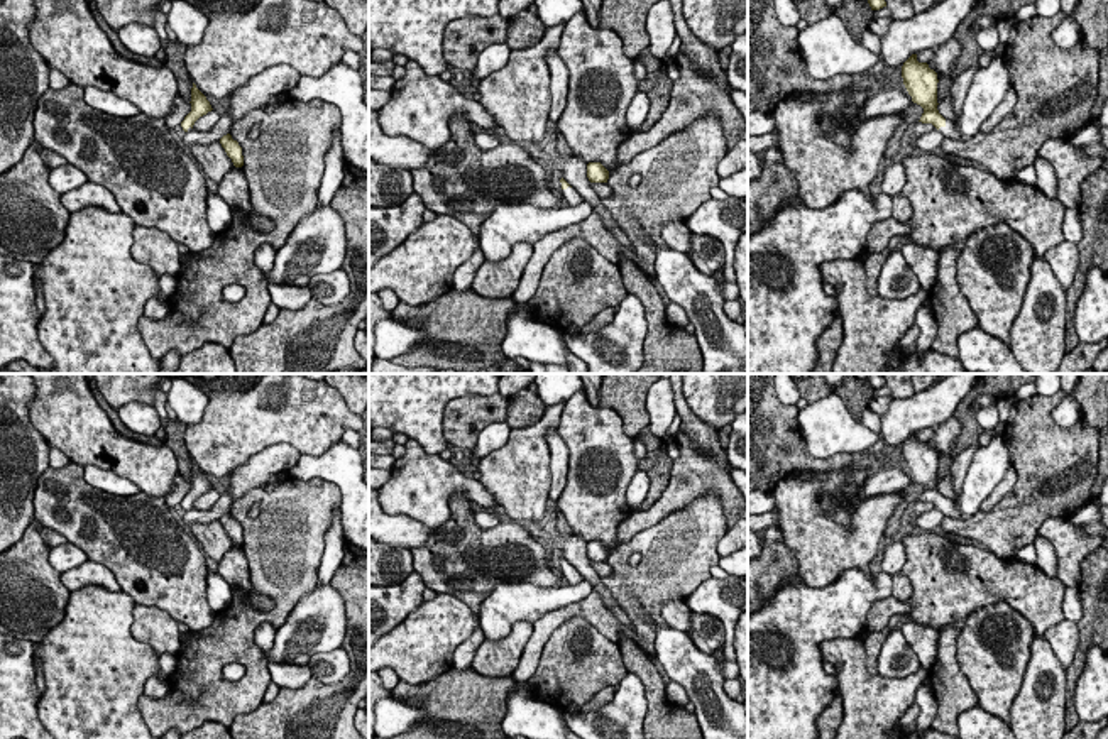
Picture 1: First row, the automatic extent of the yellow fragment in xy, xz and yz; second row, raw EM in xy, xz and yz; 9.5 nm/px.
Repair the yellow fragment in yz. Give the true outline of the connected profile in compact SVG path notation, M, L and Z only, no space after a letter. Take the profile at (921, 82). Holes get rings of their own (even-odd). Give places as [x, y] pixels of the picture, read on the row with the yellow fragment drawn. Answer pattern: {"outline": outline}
{"outline": "M912 54L902 66L902 78L912 101L924 108L919 122L932 123L947 139L963 140L954 120L946 120L937 110L937 73L927 63L919 63L917 54Z"}

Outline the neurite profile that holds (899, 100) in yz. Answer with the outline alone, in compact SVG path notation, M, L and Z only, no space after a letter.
M900 85L895 90L878 91L871 98L868 98L858 117L866 120L880 115L900 113L910 103L912 96L908 95L905 85Z

